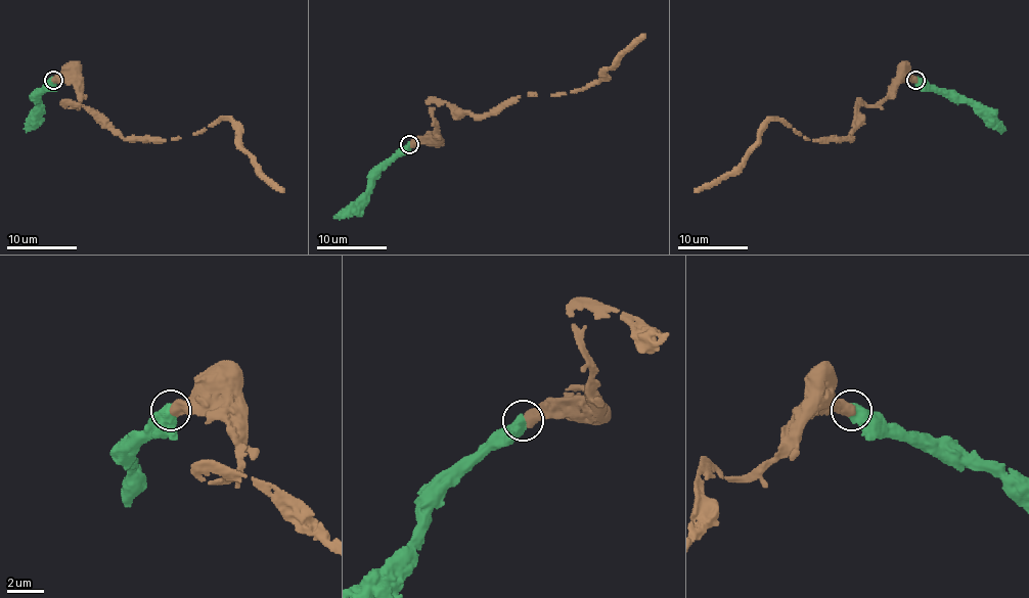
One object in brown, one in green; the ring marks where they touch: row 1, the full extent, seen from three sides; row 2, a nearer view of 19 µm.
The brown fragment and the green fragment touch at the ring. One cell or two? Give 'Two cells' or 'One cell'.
One cell

